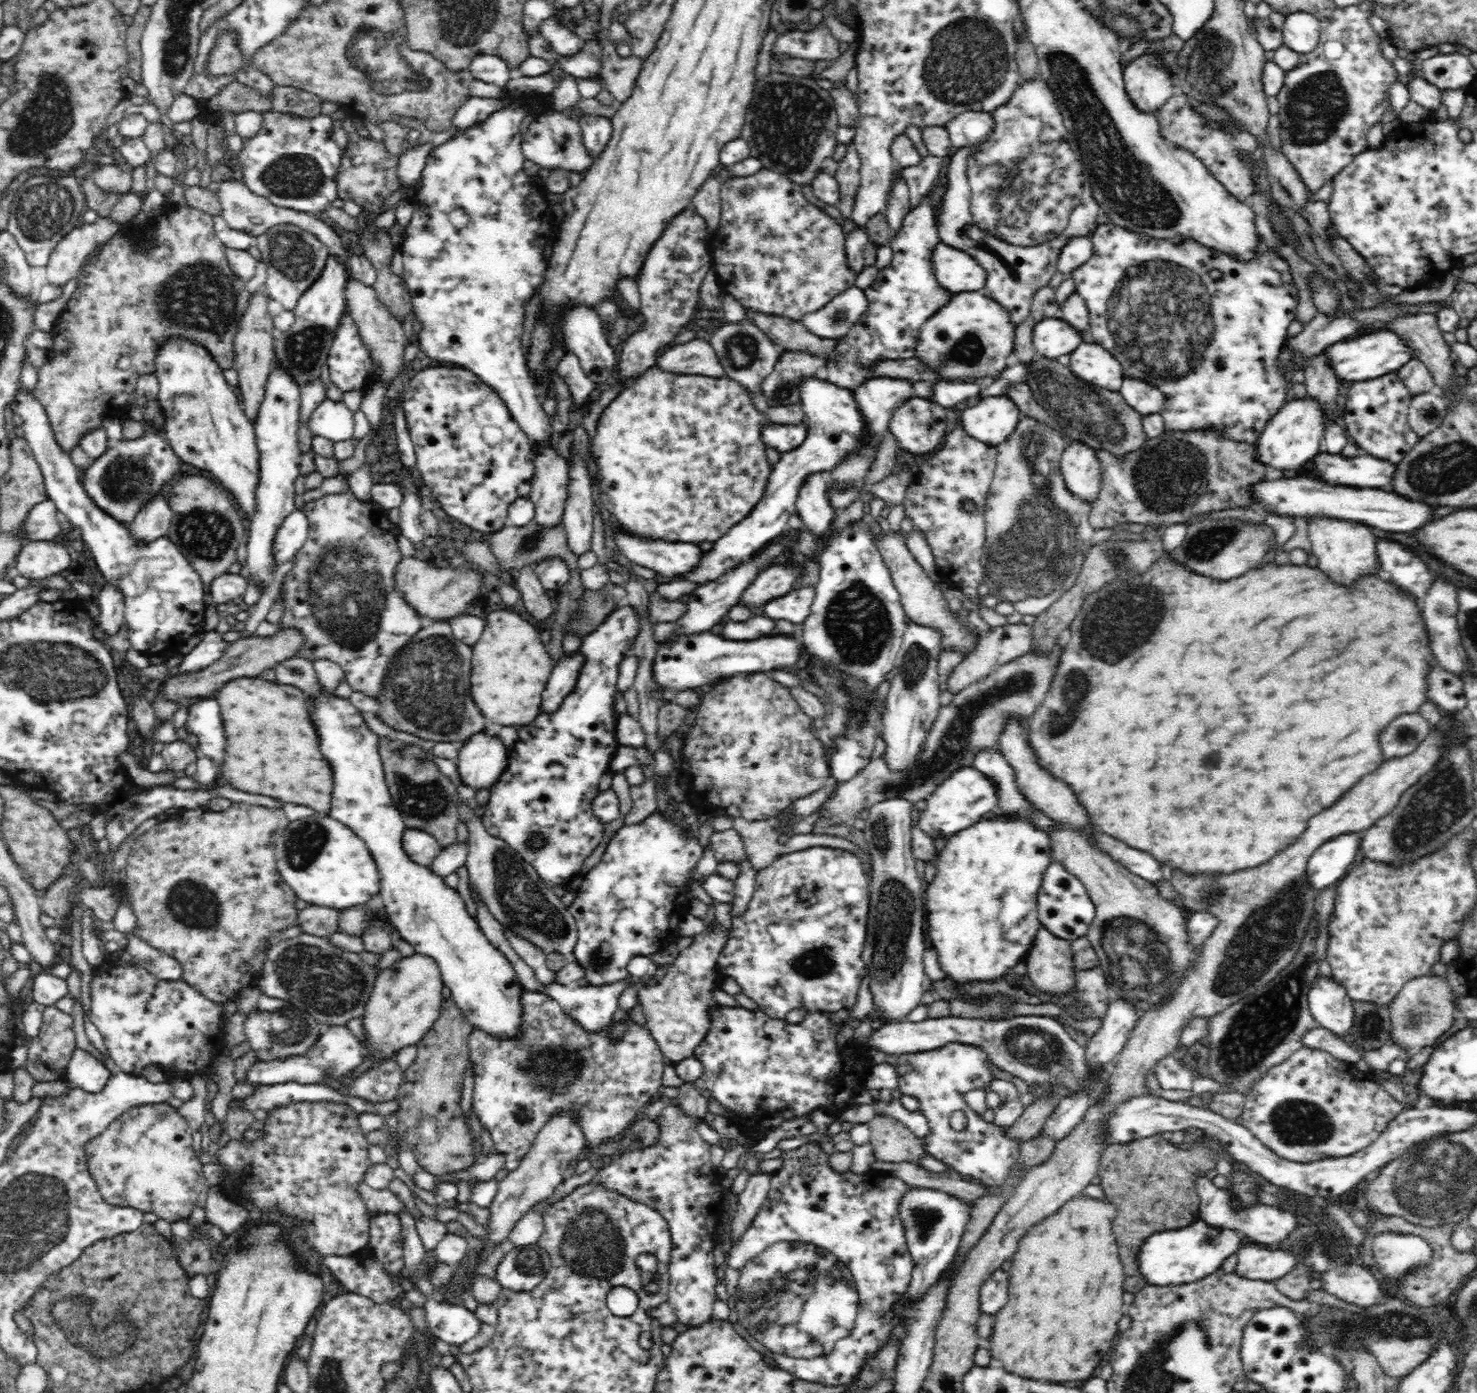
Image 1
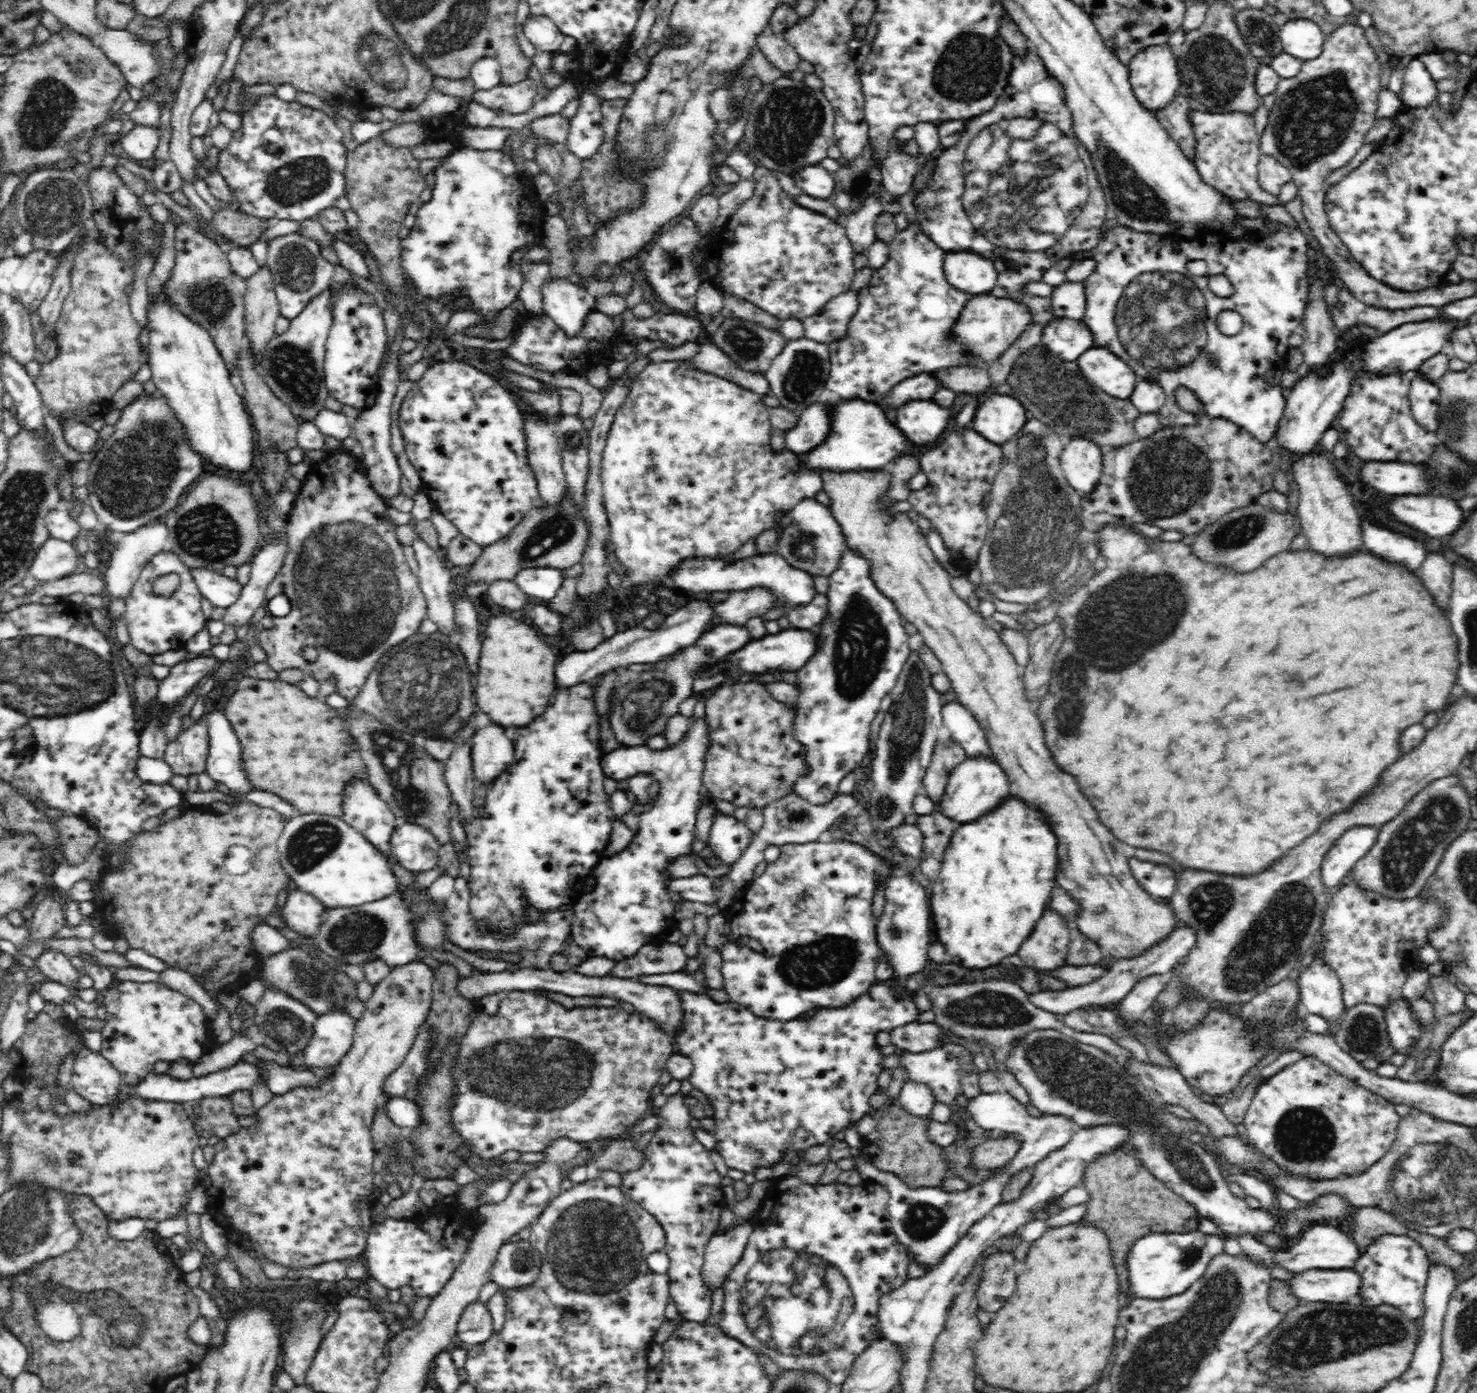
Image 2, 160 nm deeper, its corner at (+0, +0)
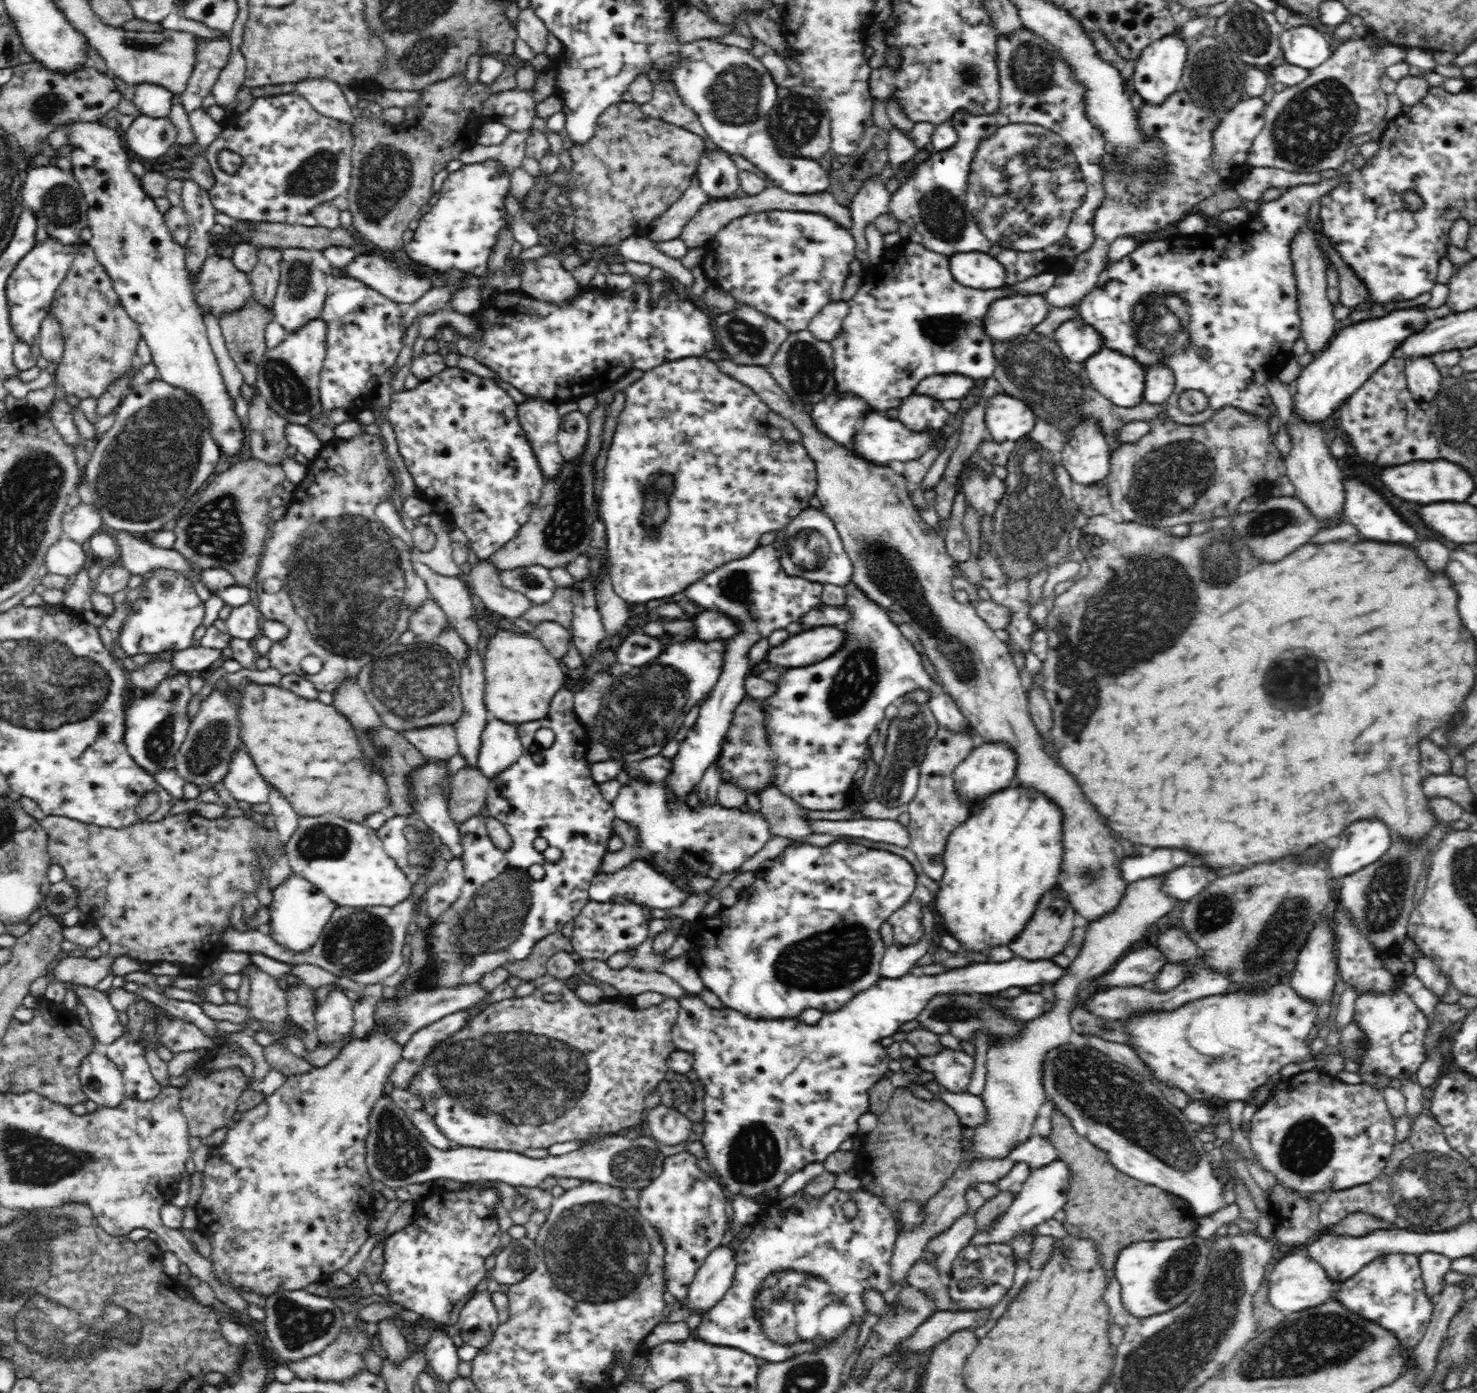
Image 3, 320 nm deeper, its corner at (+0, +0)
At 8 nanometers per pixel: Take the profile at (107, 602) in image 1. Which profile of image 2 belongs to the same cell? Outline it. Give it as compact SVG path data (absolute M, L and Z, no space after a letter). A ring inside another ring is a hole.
M159 520L143 525L141 528L124 534L115 543L115 550L111 560L108 562L108 570L105 572L106 590L110 600L114 597L128 599L136 582L143 578L145 566L148 562L164 549L169 547L169 528Z

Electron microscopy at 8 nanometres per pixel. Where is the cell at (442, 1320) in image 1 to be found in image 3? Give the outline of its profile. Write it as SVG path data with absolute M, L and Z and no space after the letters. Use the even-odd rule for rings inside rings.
M482 1291L472 1296L460 1310L458 1321L460 1336L465 1344L484 1348L492 1339L496 1327L502 1323L491 1294Z

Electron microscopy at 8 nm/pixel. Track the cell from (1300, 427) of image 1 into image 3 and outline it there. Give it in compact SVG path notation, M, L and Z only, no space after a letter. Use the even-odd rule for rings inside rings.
M1416 306L1385 311L1340 329L1329 345L1301 369L1294 381L1293 416L1303 424L1323 425L1326 418L1370 378L1371 373L1396 355L1395 346L1404 337L1421 329L1432 318L1435 318L1432 309Z

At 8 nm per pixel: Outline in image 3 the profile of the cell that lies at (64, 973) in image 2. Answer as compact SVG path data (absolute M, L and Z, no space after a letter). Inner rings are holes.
M64 983L68 990L75 991L90 1015L93 1037L100 1043L100 1049L114 1042L122 1032L122 1015L109 1002L107 994L97 988L82 987Z

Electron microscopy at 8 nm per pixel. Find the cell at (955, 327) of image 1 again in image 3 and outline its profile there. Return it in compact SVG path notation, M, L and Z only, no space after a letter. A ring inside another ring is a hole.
M1011 295L991 301L983 316L983 332L993 344L1009 342L1016 339L1018 335L1034 331L1034 326L1038 326L1038 323L1048 316L1049 307L1044 295Z

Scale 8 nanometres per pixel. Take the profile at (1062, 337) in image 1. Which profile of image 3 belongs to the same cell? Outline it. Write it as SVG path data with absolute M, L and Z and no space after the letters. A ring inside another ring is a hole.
M1082 318L1063 321L1051 336L1069 361L1084 363L1102 348L1098 331Z

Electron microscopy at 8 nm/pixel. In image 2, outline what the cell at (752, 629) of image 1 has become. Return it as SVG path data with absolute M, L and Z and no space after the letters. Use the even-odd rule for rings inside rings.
M718 625L702 634L702 638L686 648L677 650L664 664L653 663L650 668L639 672L637 678L626 684L619 684L609 696L609 721L620 746L644 746L650 736L662 735L666 730L668 718L678 714L678 706L688 696L695 696L692 684L704 666L722 662L722 657L742 648L748 642L748 630L734 625Z

